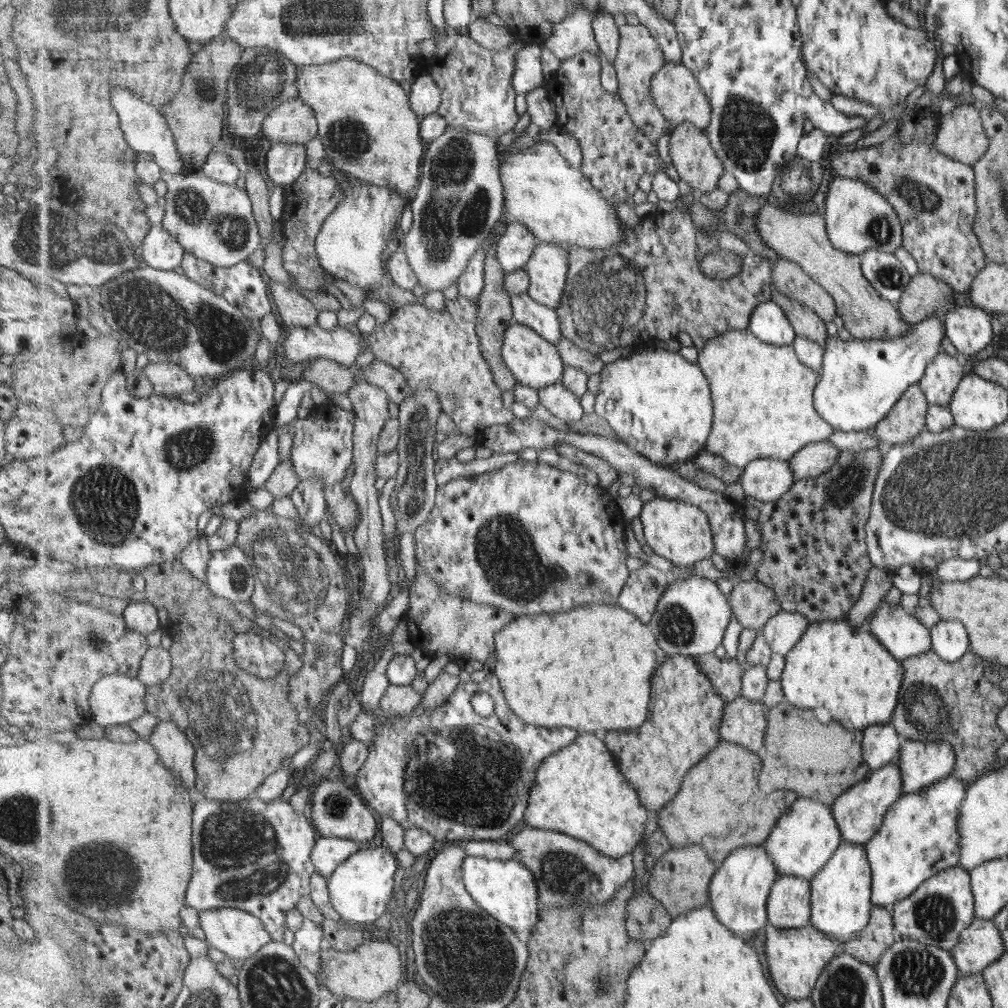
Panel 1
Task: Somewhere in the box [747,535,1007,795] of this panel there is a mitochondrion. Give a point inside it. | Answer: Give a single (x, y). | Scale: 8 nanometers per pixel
(923, 709)

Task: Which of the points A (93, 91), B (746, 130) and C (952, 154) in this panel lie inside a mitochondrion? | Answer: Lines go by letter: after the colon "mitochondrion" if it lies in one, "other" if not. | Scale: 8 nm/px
A: other
B: mitochondrion
C: other

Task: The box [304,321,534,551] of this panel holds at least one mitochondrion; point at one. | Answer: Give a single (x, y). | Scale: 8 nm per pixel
(411, 498)

